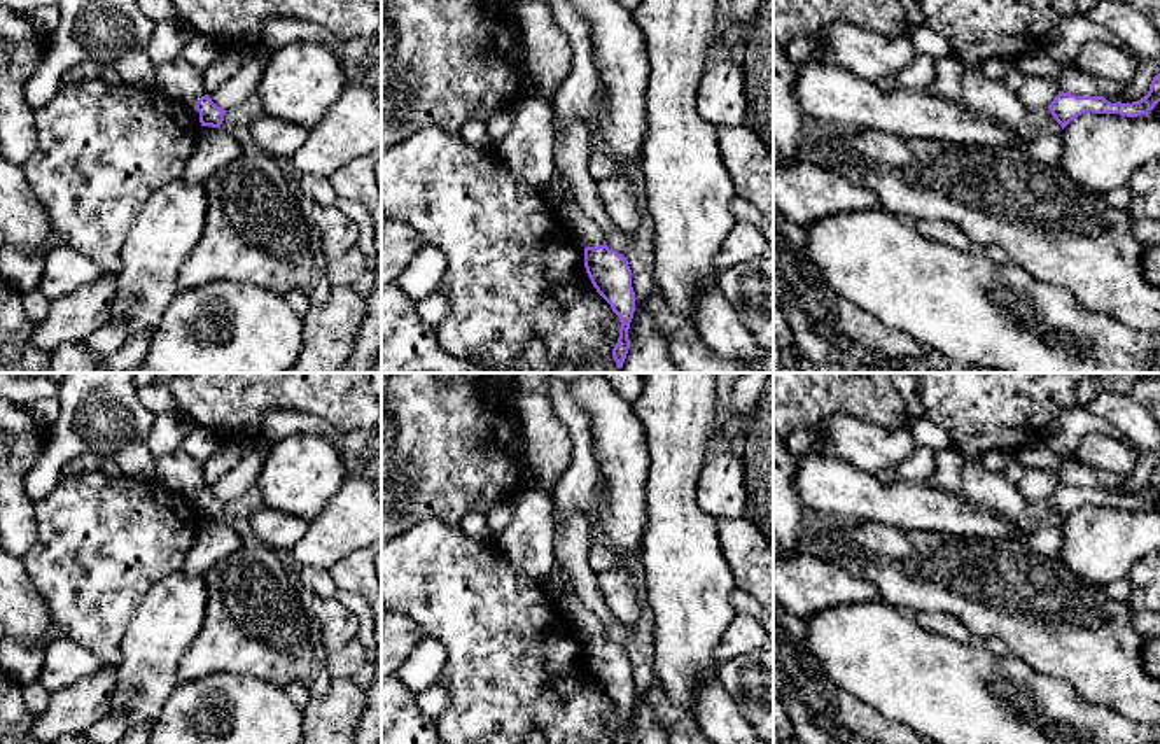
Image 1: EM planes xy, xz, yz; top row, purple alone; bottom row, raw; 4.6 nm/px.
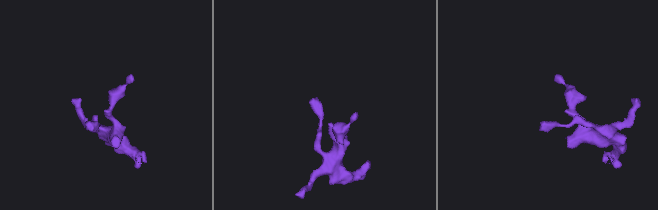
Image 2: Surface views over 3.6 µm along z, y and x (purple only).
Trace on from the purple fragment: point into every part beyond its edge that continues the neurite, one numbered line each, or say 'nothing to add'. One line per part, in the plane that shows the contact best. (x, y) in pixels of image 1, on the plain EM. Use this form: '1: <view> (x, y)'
1: xz (571, 606)

